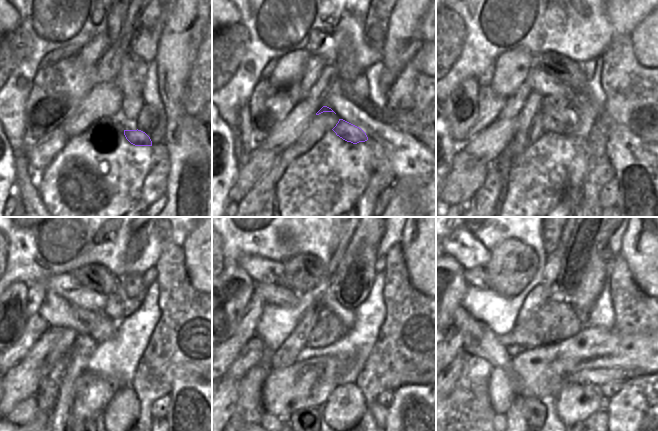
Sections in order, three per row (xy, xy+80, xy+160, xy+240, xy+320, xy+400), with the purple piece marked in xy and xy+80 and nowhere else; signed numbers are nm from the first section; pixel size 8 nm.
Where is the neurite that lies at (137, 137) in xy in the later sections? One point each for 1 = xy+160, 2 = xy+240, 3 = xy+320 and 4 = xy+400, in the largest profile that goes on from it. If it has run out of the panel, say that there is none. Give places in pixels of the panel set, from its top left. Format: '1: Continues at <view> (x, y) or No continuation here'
1: Continues at xy+160 (557, 116)
2: Continues at xy+240 (100, 328)
3: Continues at xy+320 (276, 294)
4: Continues at xy+400 (477, 277)

